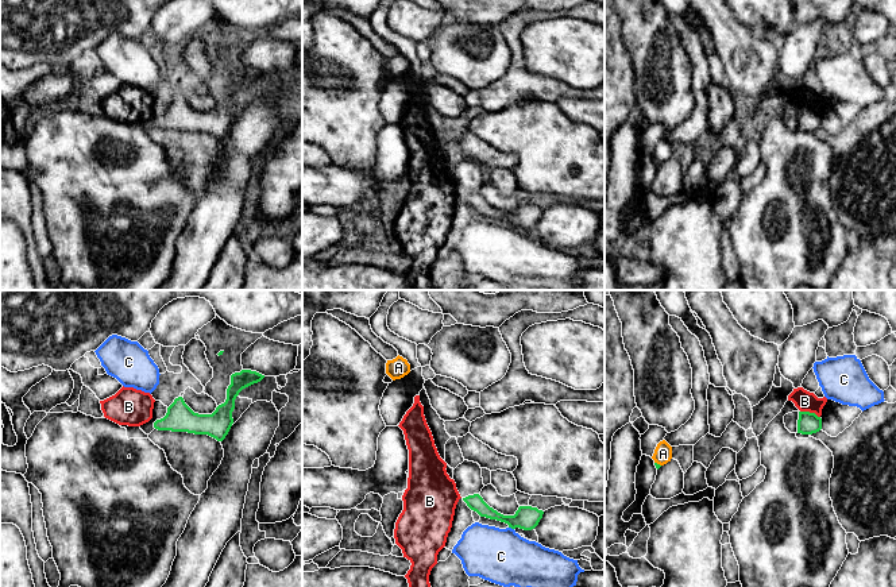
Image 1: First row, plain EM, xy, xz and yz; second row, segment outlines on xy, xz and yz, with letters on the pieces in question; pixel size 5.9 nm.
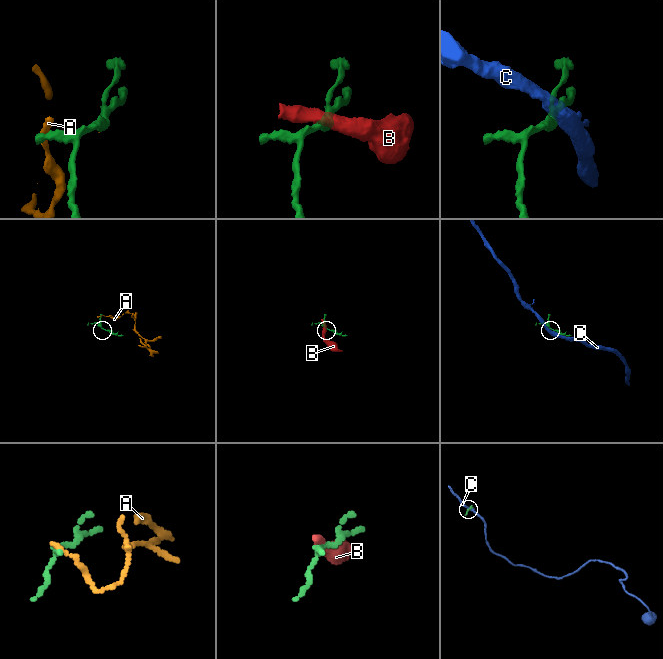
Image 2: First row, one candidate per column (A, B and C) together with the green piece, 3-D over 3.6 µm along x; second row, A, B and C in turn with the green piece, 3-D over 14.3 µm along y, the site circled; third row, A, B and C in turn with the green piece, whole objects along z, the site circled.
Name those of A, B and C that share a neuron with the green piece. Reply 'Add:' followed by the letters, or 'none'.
Add: none

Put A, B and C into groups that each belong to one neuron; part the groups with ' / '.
A / B / C

